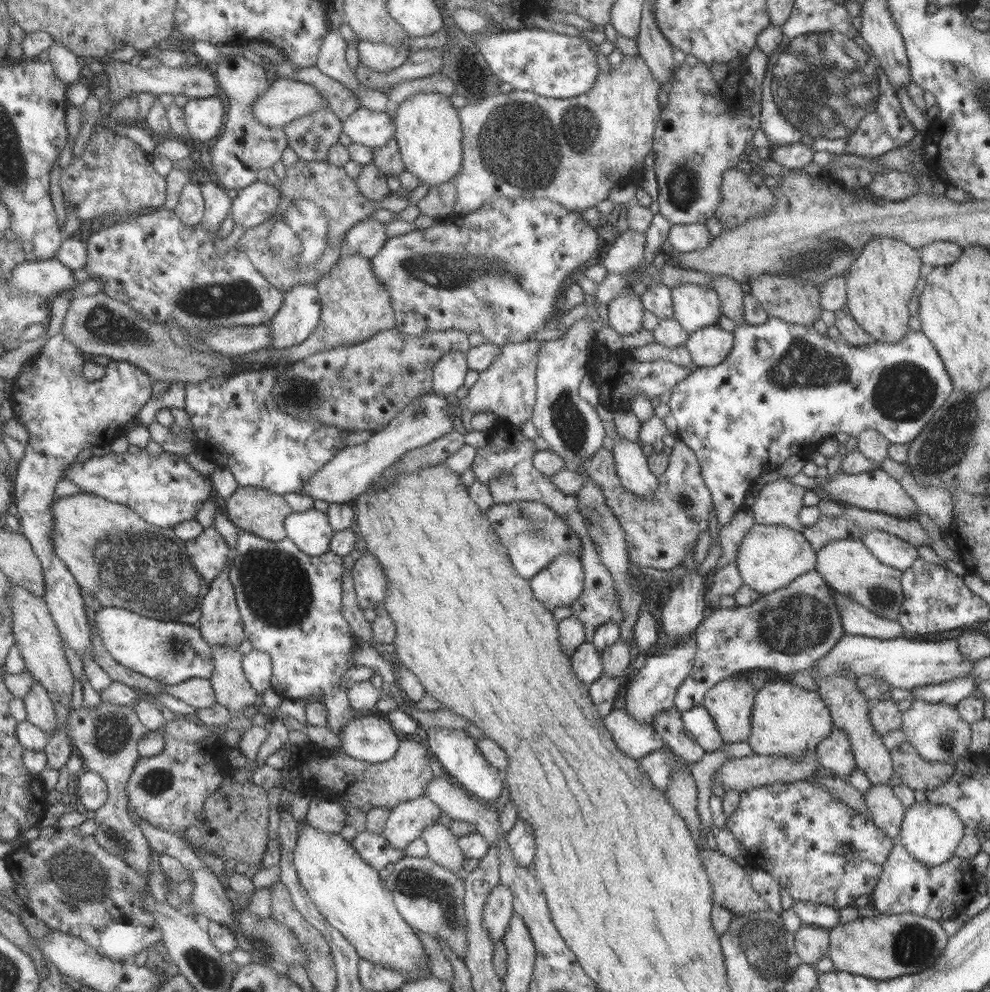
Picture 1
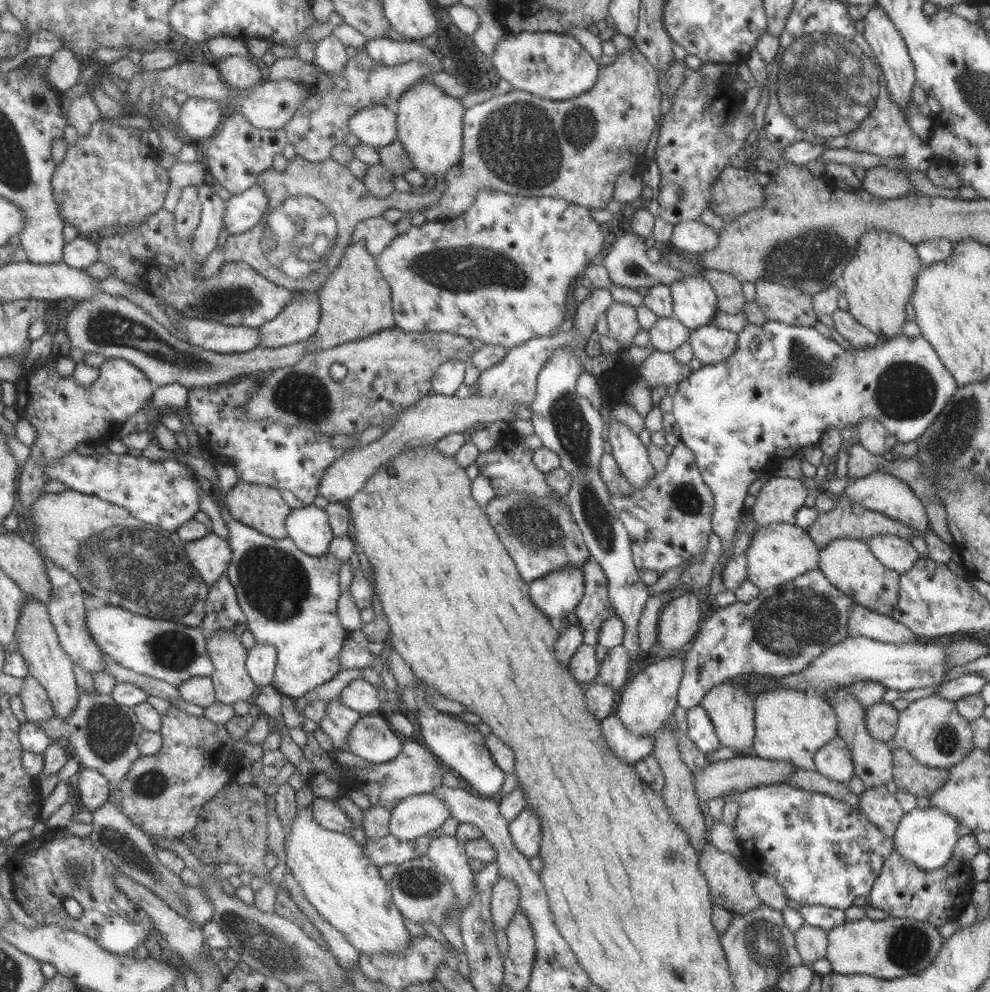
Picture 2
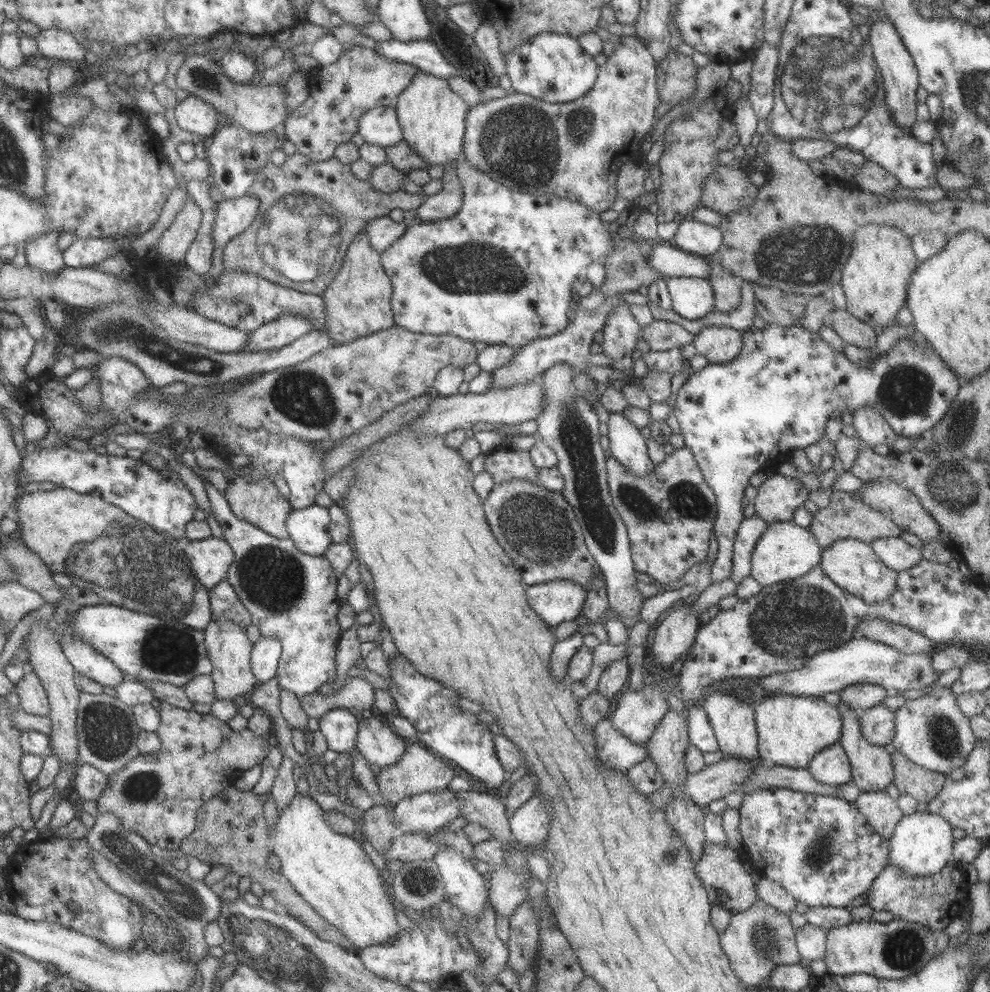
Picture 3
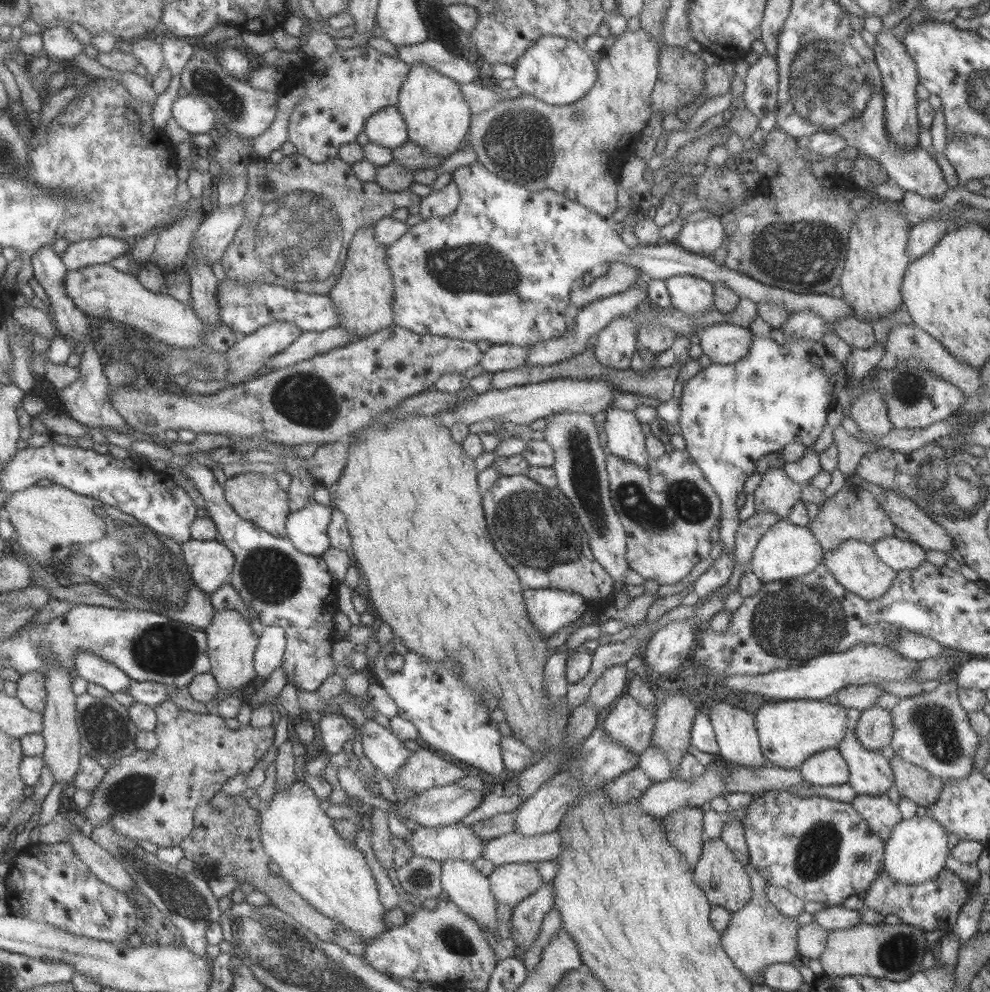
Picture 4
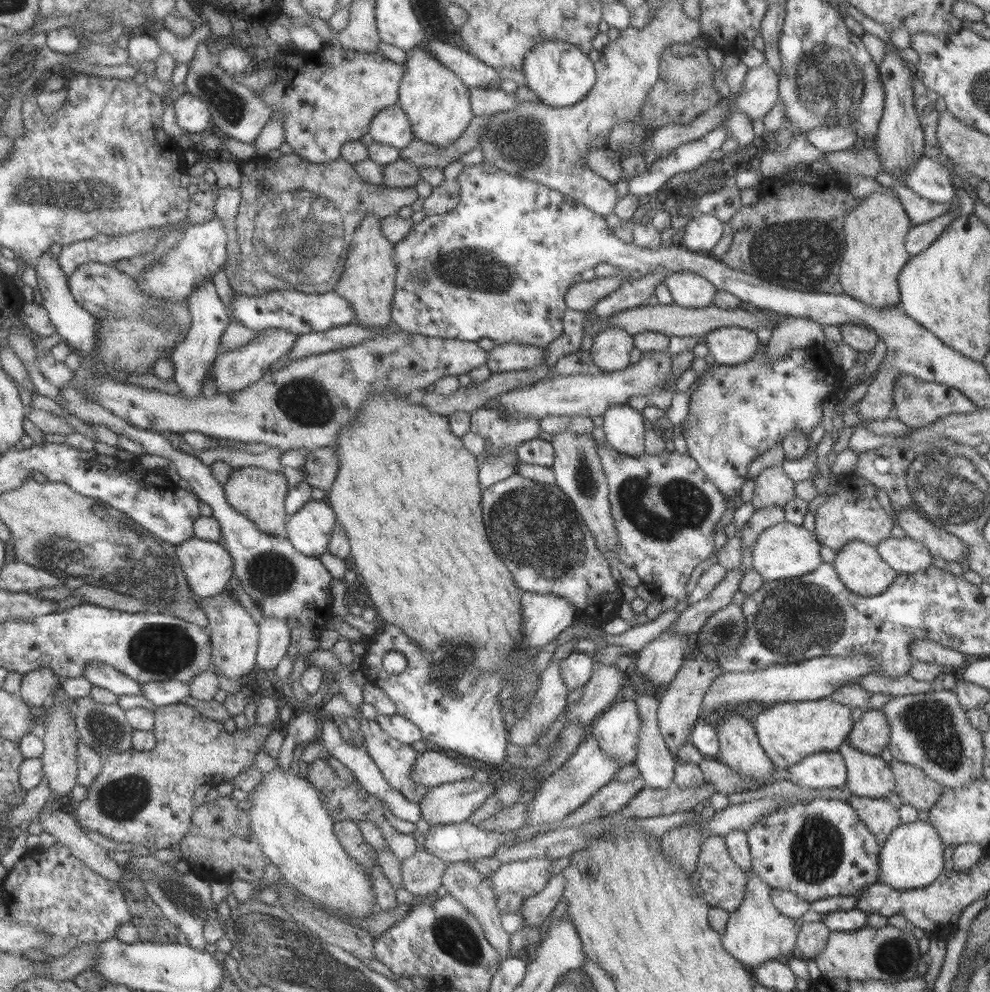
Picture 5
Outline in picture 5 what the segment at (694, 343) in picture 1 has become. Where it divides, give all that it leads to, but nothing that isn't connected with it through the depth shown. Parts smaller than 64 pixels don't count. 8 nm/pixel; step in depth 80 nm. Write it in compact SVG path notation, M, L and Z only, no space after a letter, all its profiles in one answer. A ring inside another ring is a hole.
M738 326L707 331L703 342L716 364L731 366L748 361L759 344L752 330Z

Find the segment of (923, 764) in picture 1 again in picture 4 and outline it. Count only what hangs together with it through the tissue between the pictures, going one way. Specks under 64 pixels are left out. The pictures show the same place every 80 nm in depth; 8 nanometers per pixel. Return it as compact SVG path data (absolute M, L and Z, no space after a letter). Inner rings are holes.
M896 755L888 762L894 774L894 786L900 798L907 798L916 806L925 808L936 802L942 790L941 778L931 777L931 774L923 768L911 765Z

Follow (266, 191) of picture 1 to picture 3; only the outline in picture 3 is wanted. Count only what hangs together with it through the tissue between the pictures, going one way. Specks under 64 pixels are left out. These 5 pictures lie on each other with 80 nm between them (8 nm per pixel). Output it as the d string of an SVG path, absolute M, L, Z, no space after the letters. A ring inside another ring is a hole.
M249 191L237 198L223 199L216 203L213 248L225 248L225 244L243 232L253 222L258 211L259 199Z

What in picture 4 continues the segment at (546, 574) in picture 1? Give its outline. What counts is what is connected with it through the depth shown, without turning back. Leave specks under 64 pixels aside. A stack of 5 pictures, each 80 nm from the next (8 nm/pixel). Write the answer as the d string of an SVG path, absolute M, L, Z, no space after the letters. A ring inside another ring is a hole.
M524 588L522 595L532 625L547 638L582 617L587 609L580 594L573 591Z

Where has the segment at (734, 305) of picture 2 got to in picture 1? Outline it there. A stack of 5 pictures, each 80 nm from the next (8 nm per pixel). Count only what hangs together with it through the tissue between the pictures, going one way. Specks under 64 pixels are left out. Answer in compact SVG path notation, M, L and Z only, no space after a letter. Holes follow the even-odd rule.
M724 275L711 276L711 289L717 293L720 302L721 313L735 323L743 325L743 284Z

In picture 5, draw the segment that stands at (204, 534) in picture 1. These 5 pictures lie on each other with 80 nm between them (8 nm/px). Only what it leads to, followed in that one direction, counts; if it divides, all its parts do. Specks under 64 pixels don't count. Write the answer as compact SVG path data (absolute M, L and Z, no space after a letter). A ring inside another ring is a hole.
M191 537L175 545L180 575L196 597L214 597L233 578L231 555L220 542Z

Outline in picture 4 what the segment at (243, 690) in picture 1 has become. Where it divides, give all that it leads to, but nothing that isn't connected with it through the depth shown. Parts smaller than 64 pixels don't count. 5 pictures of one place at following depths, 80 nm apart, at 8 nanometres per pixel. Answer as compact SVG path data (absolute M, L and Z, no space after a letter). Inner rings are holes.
M214 610L210 623L204 628L206 634L206 653L210 662L210 673L218 688L227 693L234 688L243 688L256 674L253 666L253 653L257 637L253 635L249 622L236 610Z

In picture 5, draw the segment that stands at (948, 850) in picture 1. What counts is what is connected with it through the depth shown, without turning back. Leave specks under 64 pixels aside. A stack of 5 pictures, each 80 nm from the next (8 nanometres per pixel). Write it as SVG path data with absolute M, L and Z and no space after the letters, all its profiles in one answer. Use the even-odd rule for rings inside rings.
M929 821L900 822L880 847L879 880L900 891L930 885L944 870L943 864L948 855L944 847L939 833Z

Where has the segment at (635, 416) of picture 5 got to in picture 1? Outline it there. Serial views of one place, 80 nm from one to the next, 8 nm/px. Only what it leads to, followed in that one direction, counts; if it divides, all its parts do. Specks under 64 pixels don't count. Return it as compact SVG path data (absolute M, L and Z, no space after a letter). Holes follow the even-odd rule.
M620 436L612 439L612 457L620 485L635 496L648 497L658 487L658 477L649 472L645 455L636 442Z

